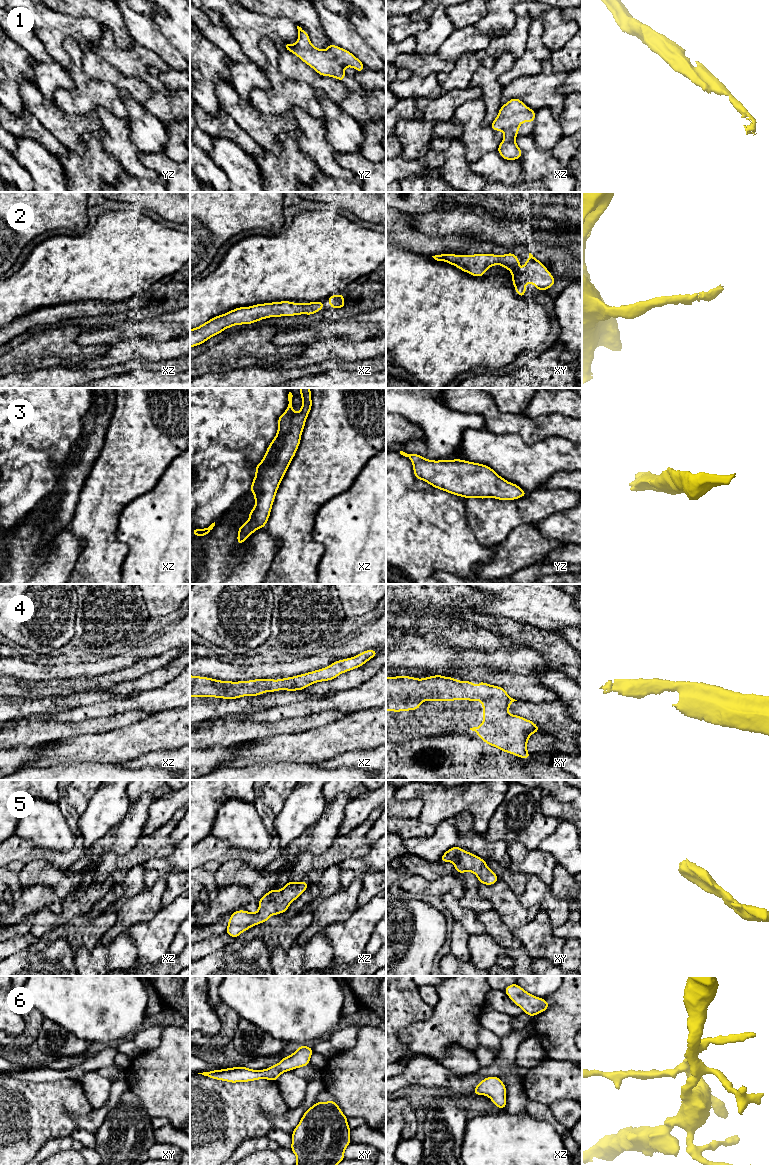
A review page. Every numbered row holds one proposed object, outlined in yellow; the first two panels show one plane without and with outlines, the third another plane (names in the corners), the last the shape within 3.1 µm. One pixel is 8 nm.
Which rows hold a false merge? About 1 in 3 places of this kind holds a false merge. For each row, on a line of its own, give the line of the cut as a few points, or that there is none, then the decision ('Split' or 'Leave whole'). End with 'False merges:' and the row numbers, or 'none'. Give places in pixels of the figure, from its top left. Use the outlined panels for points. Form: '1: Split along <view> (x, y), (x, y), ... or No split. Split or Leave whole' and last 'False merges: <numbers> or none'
1: No split. Leave whole
2: No split. Leave whole
3: No split. Leave whole
4: No split. Leave whole
5: No split. Leave whole
6: No split. Leave whole
False merges: none

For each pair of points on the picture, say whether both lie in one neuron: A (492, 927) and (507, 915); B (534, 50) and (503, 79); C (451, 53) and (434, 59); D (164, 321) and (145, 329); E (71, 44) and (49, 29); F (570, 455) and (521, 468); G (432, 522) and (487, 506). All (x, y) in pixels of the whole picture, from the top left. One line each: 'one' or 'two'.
A: two
B: one
C: two
D: one
E: two
F: one
G: two

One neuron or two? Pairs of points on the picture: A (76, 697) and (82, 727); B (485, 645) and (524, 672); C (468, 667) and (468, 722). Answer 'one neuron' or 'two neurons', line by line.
A: two neurons
B: two neurons
C: two neurons

